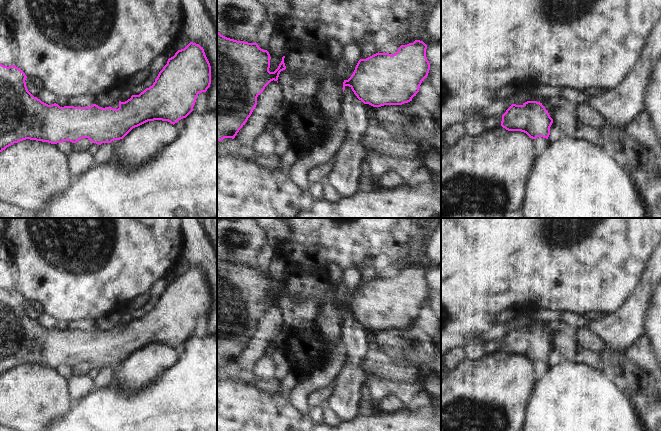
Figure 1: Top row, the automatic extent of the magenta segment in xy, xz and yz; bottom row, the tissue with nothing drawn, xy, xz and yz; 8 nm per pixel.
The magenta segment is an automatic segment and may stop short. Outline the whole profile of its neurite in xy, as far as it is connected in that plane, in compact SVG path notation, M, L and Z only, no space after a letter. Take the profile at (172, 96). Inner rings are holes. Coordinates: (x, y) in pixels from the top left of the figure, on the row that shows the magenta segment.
M190 42L184 49L178 50L173 57L168 59L152 86L139 95L132 95L125 102L119 101L118 109L110 106L102 108L96 104L90 107L60 107L56 103L48 105L28 91L26 78L25 73L15 65L7 67L0 63L0 152L26 139L57 144L63 141L76 143L80 139L88 138L92 143L101 145L123 139L133 128L148 121L162 120L174 125L193 111L198 94L206 92L210 87L211 66L204 49L199 44Z

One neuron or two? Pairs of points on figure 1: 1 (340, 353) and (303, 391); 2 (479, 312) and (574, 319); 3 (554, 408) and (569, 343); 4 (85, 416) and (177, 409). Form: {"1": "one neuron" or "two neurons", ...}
{"1": "one neuron", "2": "two neurons", "3": "two neurons", "4": "one neuron"}

